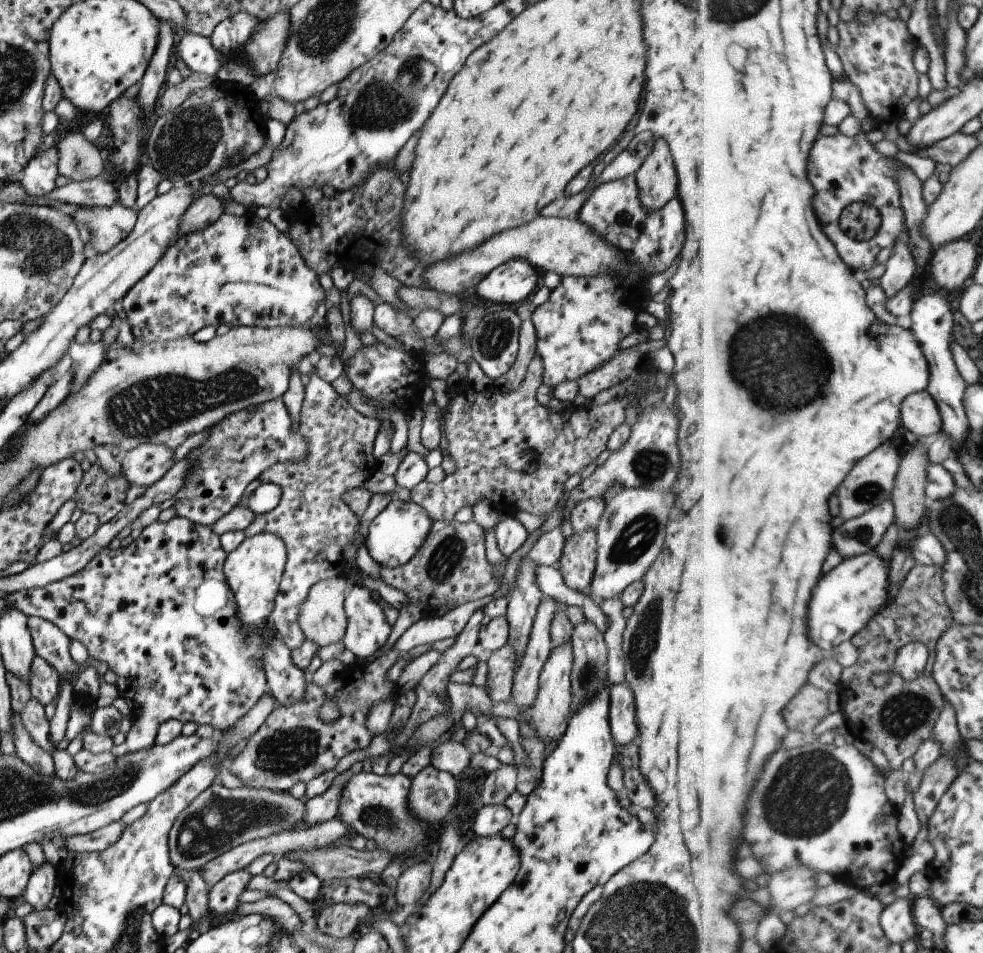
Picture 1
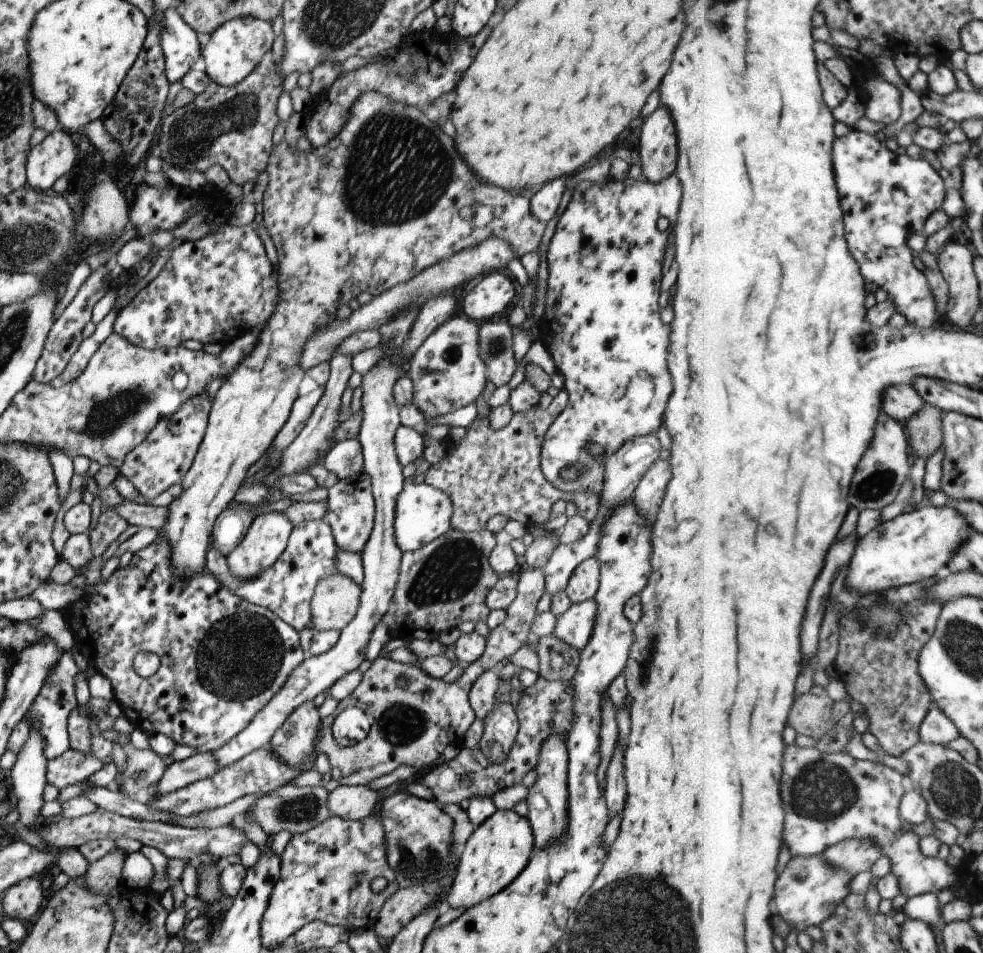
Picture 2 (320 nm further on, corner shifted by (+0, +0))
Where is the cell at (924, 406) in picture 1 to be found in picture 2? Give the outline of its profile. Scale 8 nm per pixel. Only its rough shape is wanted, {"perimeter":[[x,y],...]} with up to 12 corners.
{"perimeter":[[891,385],[885,412],[904,422],[925,402],[913,385]]}

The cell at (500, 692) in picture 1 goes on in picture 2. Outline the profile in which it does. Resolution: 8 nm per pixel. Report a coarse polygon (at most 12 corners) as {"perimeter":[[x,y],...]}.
{"perimeter":[[485,671],[471,685],[468,703],[474,718],[494,707],[498,674]]}

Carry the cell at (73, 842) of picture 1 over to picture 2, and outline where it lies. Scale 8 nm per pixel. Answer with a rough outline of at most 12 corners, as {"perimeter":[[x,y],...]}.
{"perimeter":[[211,751],[164,768],[154,795],[173,792],[213,776]]}

